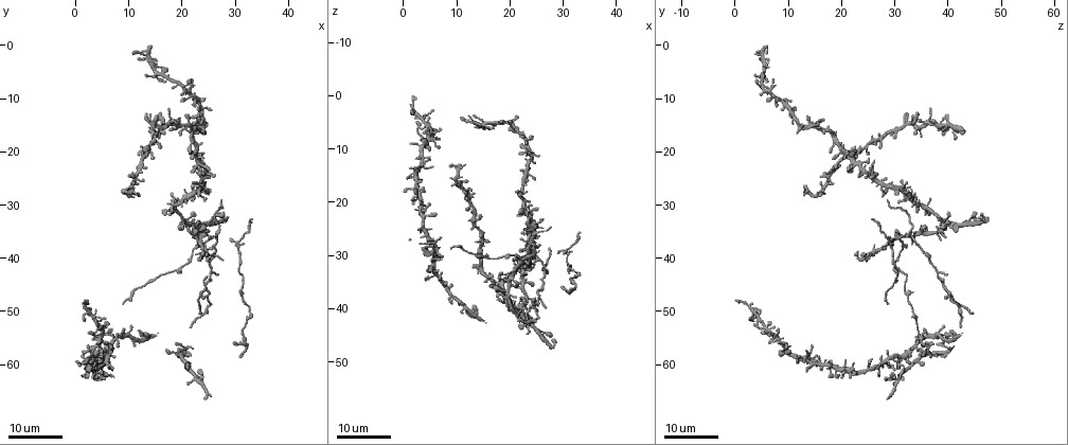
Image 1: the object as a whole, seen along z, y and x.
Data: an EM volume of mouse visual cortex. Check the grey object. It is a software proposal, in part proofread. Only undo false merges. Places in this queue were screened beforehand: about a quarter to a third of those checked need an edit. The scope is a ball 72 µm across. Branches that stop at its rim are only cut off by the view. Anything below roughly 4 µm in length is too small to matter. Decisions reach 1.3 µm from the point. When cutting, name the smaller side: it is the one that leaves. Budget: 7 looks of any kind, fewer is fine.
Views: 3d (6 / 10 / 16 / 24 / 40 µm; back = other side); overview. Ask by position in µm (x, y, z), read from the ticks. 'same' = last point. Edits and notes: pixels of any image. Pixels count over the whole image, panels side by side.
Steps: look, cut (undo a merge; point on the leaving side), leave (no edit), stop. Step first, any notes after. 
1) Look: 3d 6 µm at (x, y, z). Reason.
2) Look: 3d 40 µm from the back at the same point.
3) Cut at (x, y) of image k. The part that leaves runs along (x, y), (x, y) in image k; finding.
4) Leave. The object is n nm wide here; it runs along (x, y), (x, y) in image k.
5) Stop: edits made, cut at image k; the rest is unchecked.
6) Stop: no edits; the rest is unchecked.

Look: 3d 16 µm at (30.5, 37.5, 29.0). Small branch off a trunk.

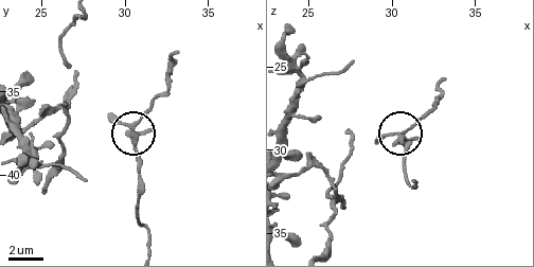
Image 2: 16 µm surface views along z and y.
Look: 3d 6 µm at (30.5, 37.4, 29.0).

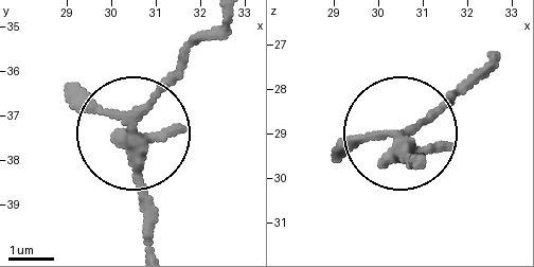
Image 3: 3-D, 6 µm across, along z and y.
Leave. Continuous, no second neuron.

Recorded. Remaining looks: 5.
Look: 3d 16 µm at (26.5, 35.5, 32.5). A fork.

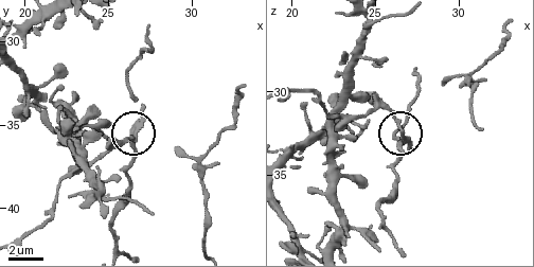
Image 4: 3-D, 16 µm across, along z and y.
Look: 3d 6 µm at (26.6, 35.5, 32.7).

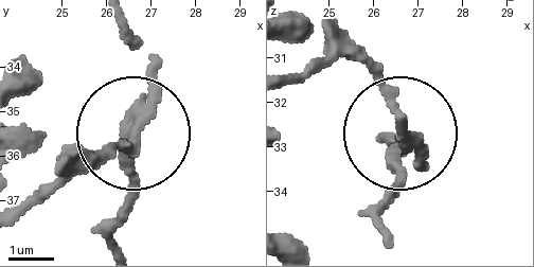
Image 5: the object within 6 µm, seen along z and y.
Cut at (154, 59) of image 5. The part that leaves runs along (140, 123), (128, 142), (25, 199) in image 5; two neurons meet here.

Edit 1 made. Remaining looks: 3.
Look: overview. Redraw.

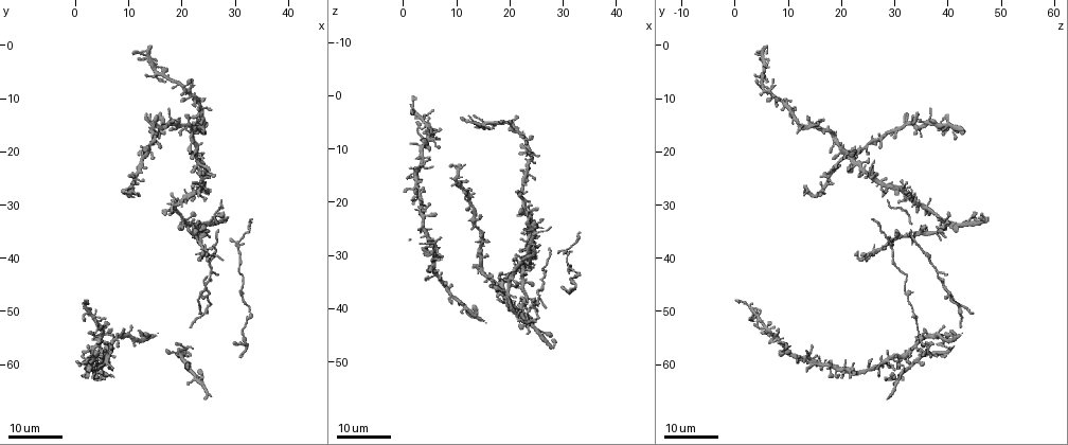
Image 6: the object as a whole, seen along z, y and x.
Look: 3d 24 µm at (24.5, 46.5, 39.5). Side arm on a straight run.

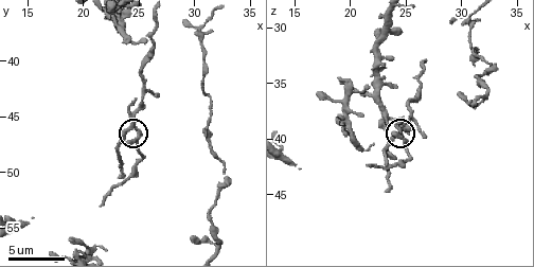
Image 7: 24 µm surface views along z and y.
Look: 3d 6 µm at the same point.

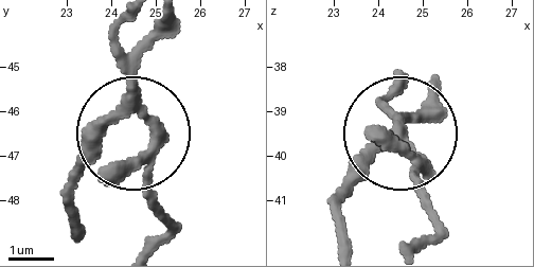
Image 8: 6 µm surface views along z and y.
Cut at (117, 20) of image 8. The side arm is 8 µm long; the part that leaves runs along (130, 90), (154, 143), (149, 246) in image 8; two neurons meet here.

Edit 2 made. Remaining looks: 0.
Stop: edits made, cut at image 5, cut at image 8; the rest is unchecked.

